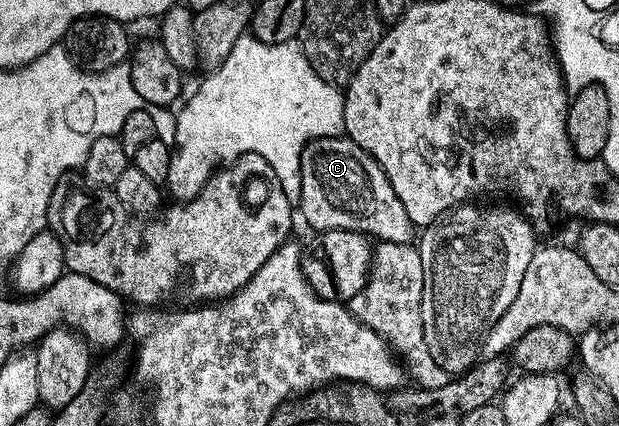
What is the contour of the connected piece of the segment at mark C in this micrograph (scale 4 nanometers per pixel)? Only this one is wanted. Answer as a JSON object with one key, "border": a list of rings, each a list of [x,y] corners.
{"border":[[[315,138],[308,142],[299,157],[299,175],[301,192],[297,210],[303,213],[304,220],[315,232],[352,230],[379,242],[403,245],[416,237],[417,227],[409,220],[409,212],[405,212],[385,172],[350,138]]]}

